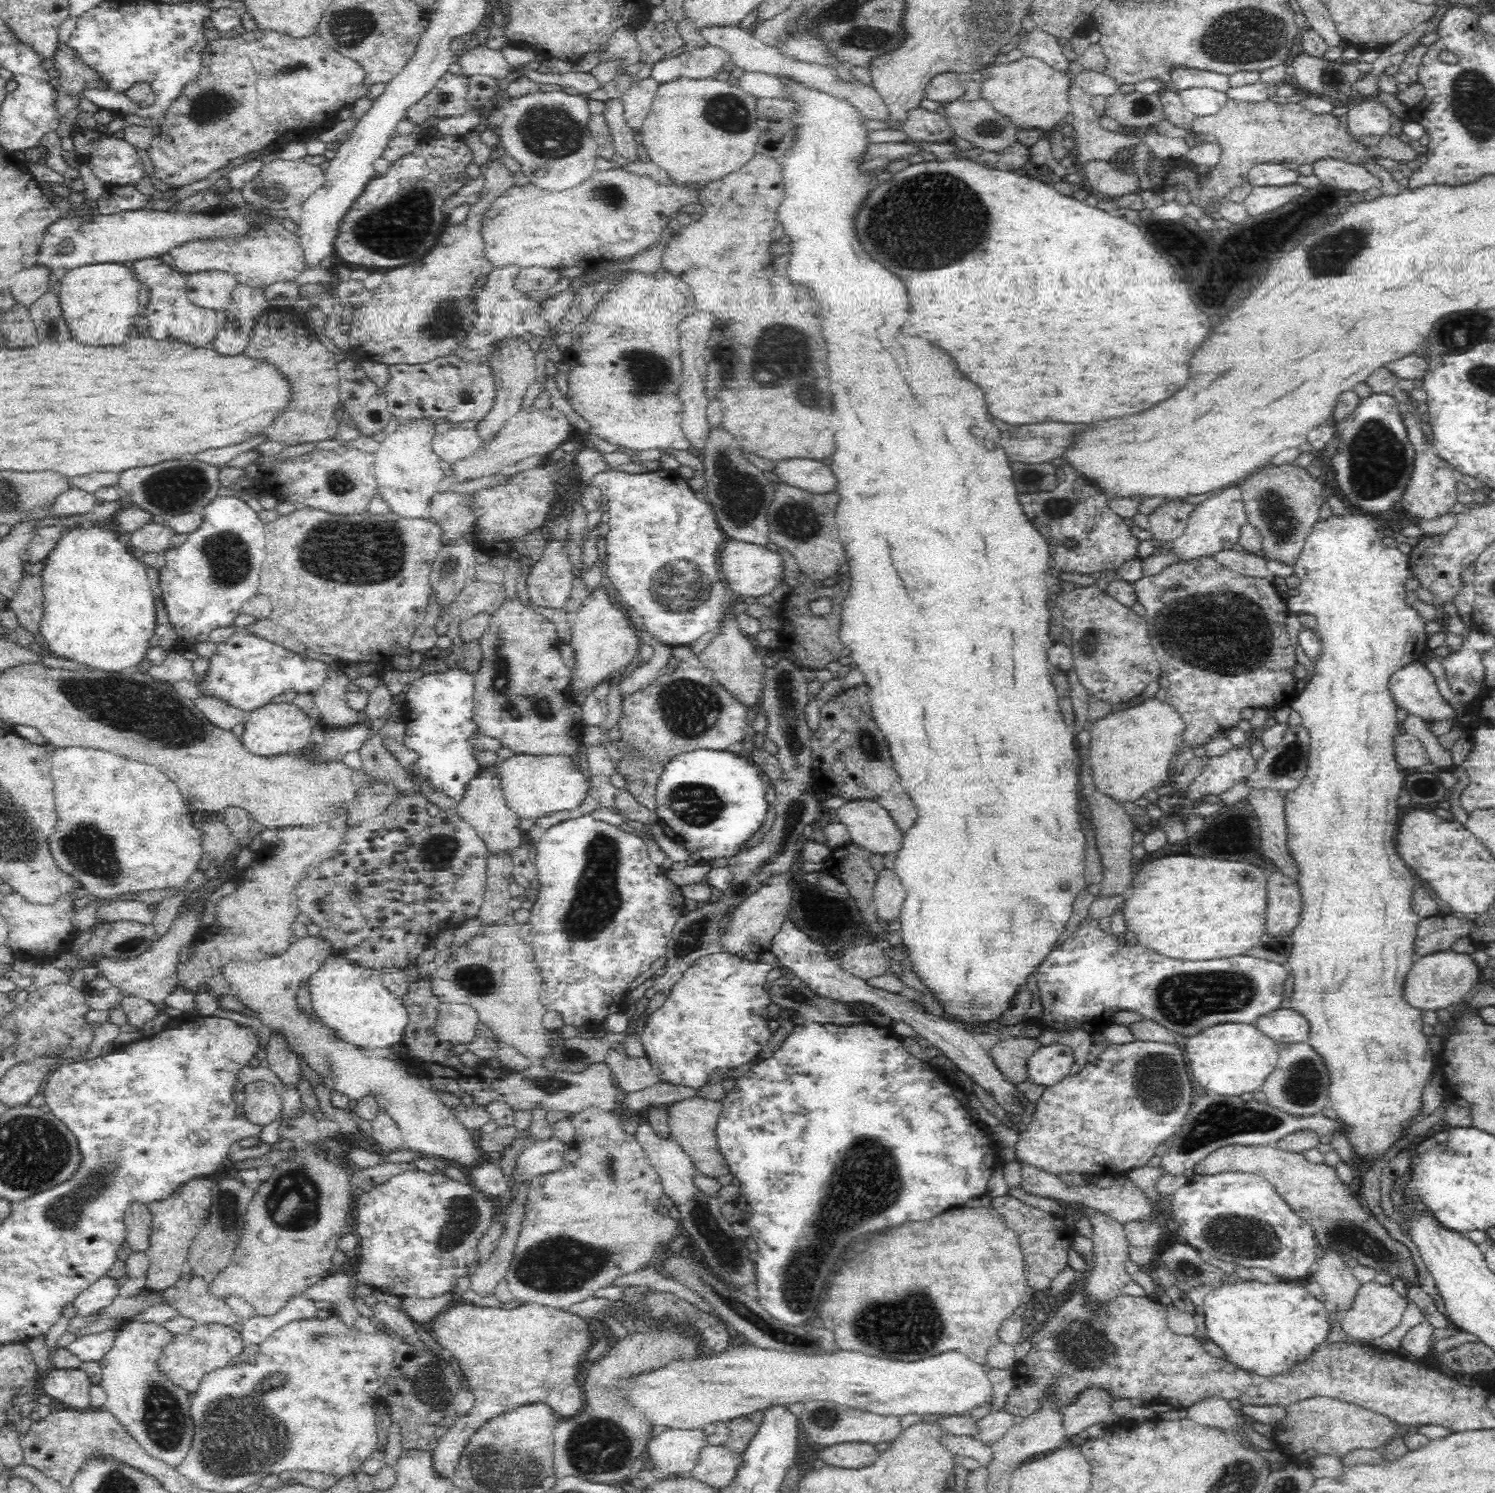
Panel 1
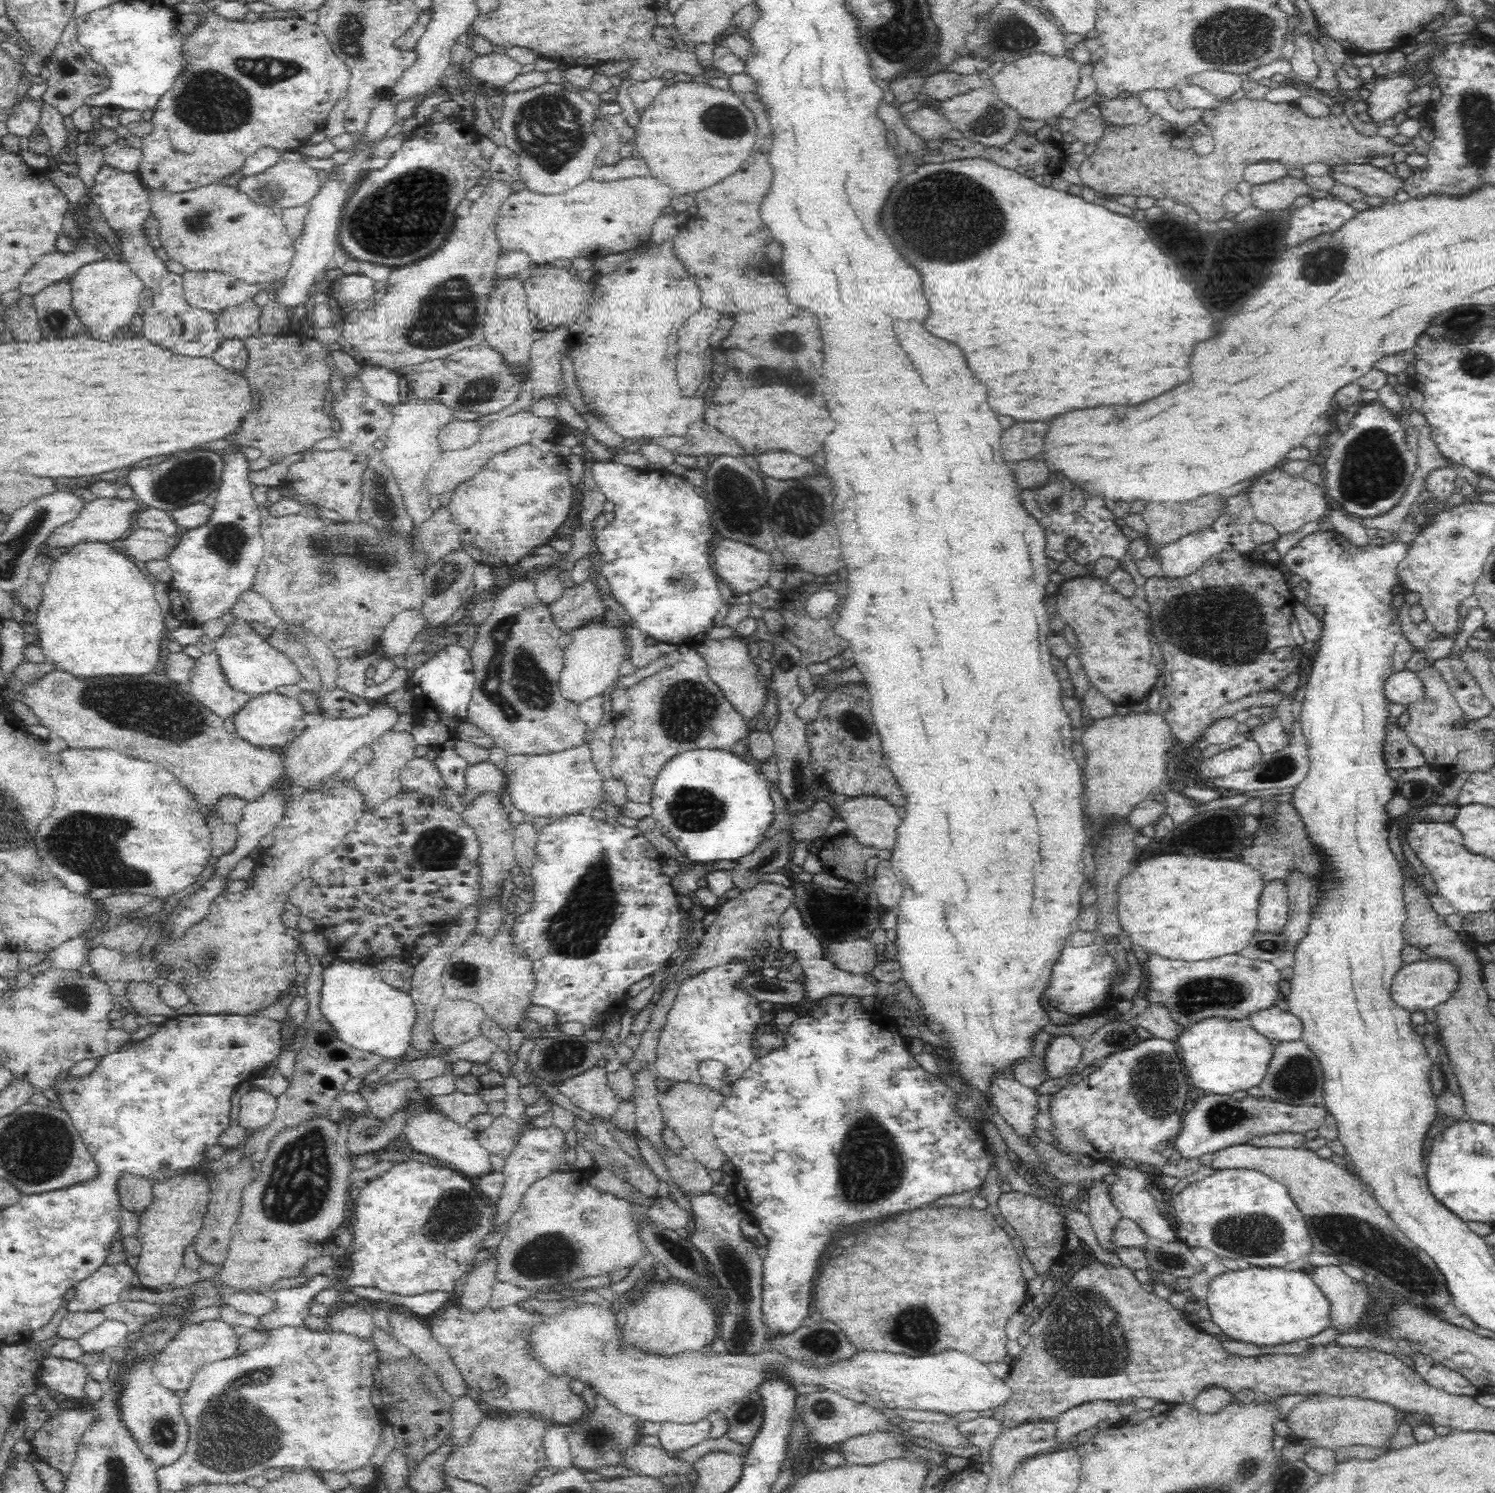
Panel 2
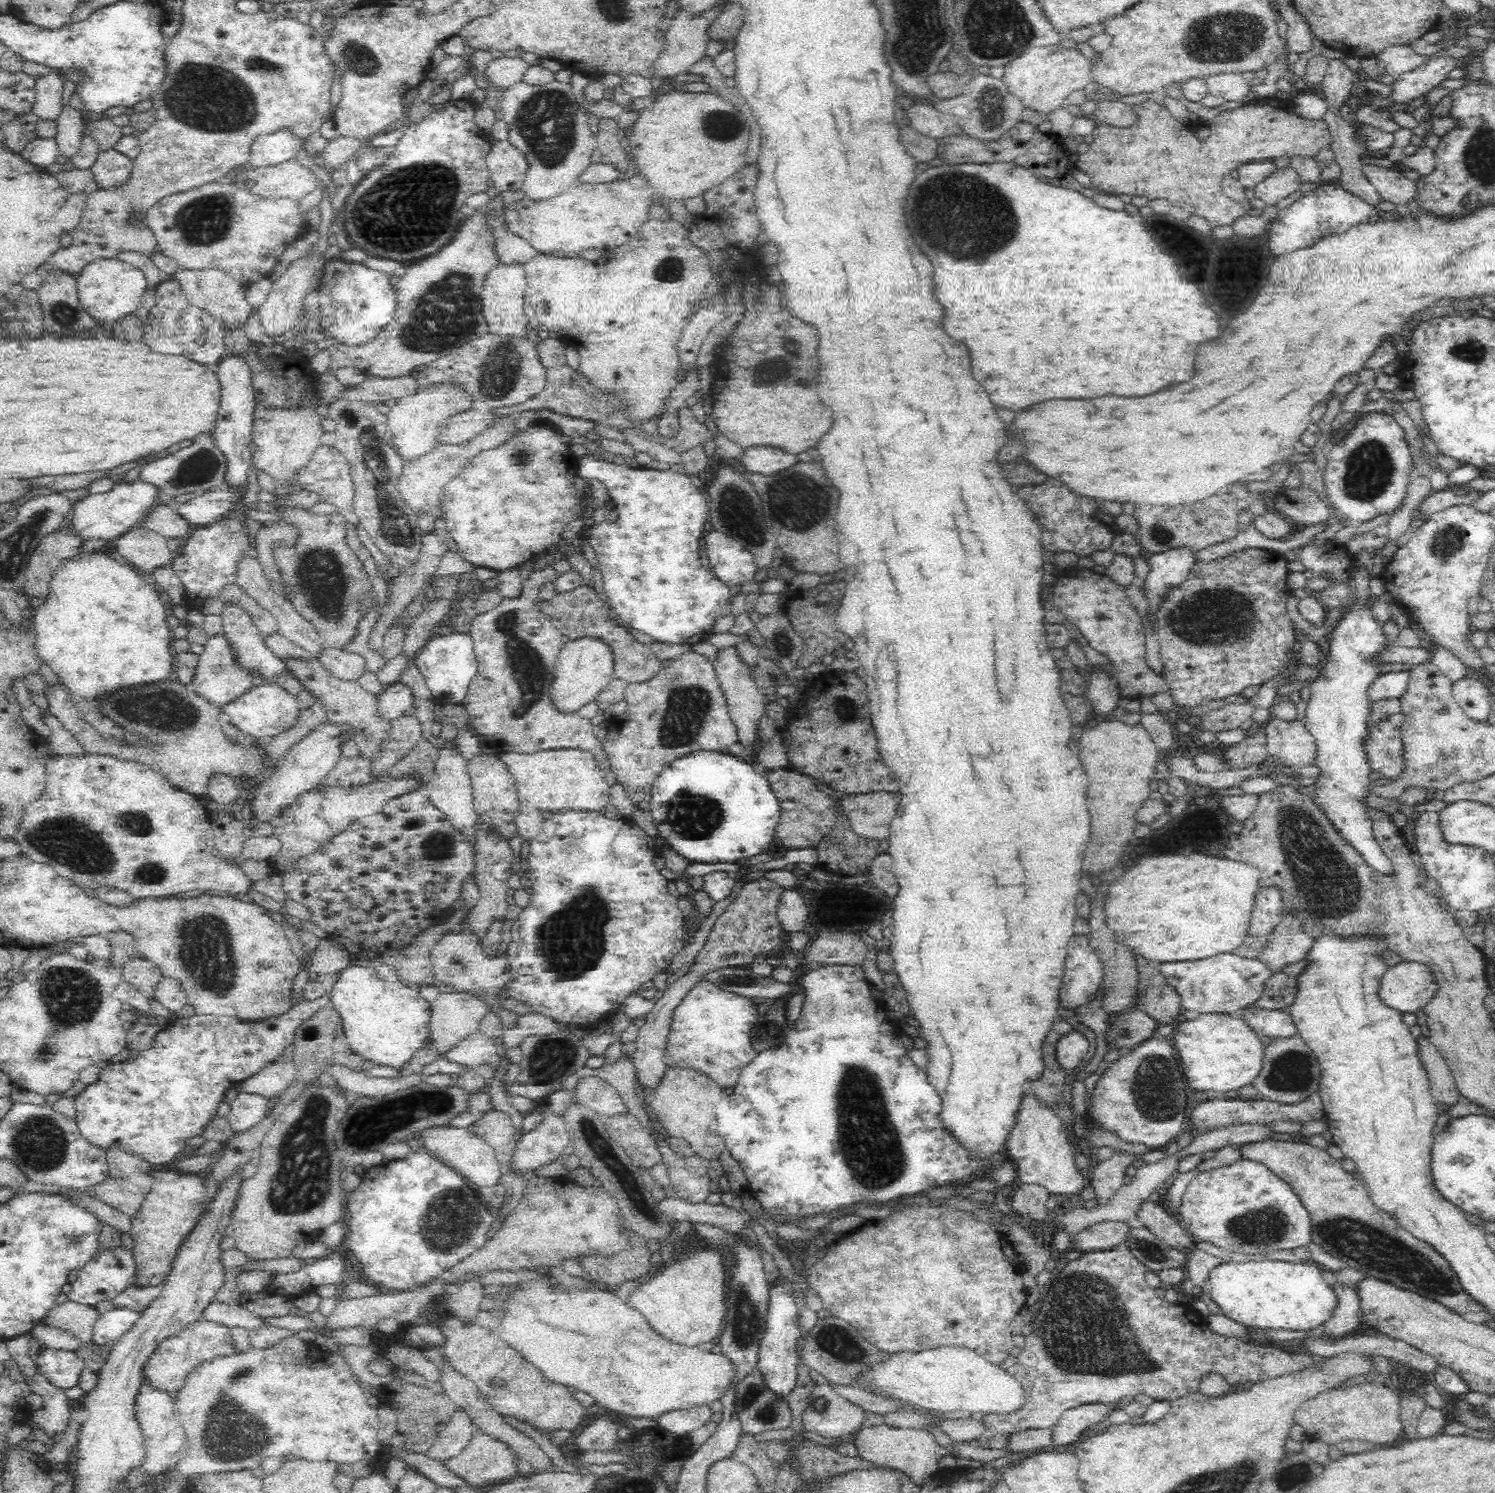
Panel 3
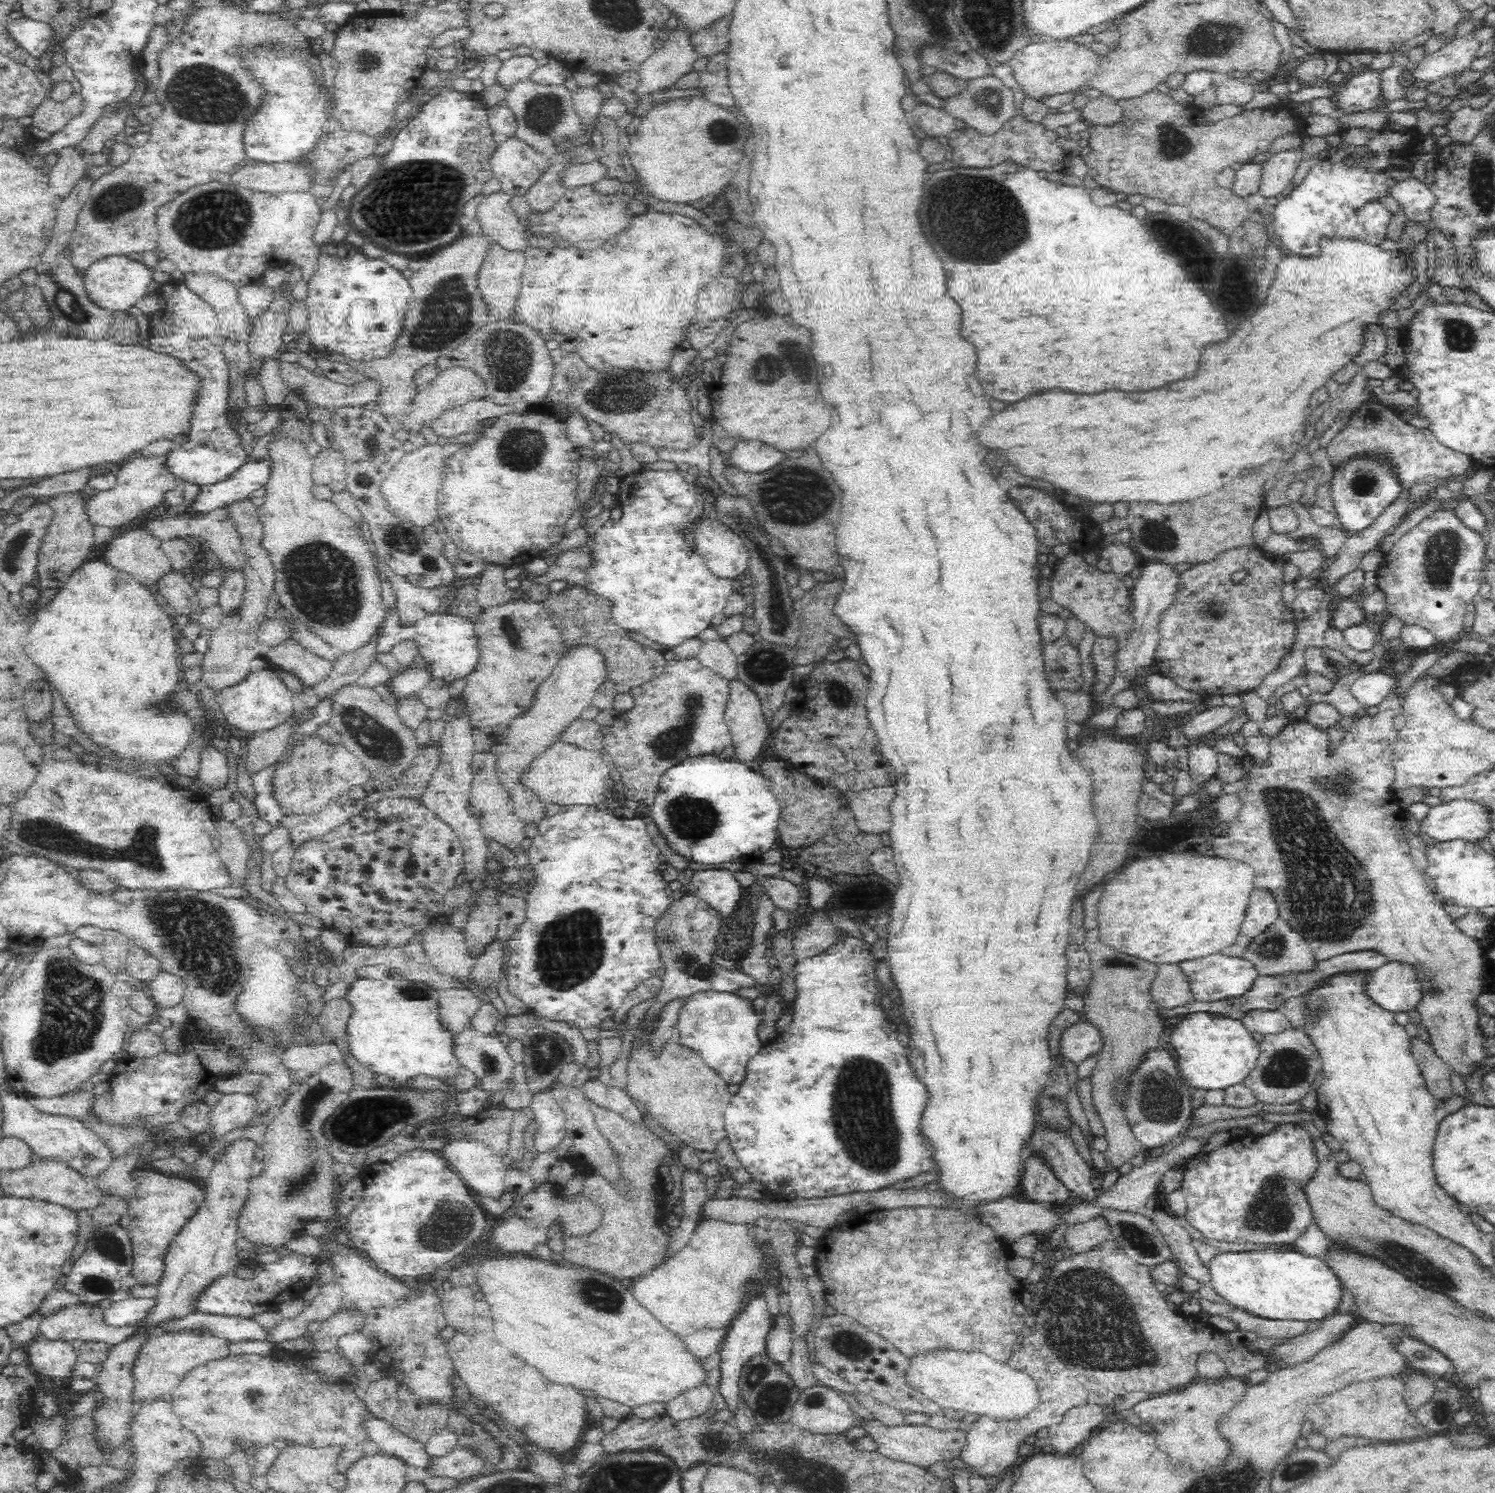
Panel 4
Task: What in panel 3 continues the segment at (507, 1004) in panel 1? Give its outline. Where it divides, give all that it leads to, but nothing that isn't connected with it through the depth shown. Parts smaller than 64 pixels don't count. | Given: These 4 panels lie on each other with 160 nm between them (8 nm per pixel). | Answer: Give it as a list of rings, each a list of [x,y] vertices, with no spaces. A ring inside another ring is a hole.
[[[467,931],[454,934],[446,933],[432,947],[430,952],[431,963],[436,979],[445,986],[452,986],[454,990],[480,994],[498,994],[510,980],[510,968],[506,956],[500,954],[496,958],[487,958],[486,950],[480,940]]]

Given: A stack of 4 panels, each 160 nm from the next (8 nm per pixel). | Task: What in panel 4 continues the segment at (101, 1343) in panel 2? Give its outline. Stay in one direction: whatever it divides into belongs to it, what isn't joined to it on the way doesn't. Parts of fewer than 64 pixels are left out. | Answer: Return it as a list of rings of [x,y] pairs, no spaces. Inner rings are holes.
[[[129,1297],[126,1300],[112,1302],[104,1311],[107,1324],[122,1329],[124,1326],[136,1326],[142,1323],[156,1307],[155,1297]]]

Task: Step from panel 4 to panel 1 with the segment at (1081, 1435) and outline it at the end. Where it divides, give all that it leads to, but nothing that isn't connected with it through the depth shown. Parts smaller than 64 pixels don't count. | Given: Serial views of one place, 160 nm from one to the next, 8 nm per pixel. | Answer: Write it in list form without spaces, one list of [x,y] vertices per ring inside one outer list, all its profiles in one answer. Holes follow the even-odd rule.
[[[1088,1390],[1078,1396],[1072,1404],[1062,1409],[1065,1438],[1076,1436],[1078,1432],[1104,1422],[1106,1424],[1122,1420],[1122,1416],[1114,1413],[1110,1405],[1114,1398],[1101,1390]]]

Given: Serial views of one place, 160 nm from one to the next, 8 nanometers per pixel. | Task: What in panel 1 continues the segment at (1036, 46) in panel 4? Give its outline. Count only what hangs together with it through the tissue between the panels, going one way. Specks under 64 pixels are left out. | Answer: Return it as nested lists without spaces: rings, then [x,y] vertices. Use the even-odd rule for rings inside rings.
[[[1024,57],[1020,60],[1006,62],[1001,59],[998,64],[989,68],[981,76],[982,86],[979,97],[988,99],[988,102],[1000,113],[1008,115],[1017,129],[1039,128],[1048,132],[1061,125],[1062,119],[1071,112],[1068,90],[1072,85],[1072,77],[1069,70],[1056,70],[1036,57]]]

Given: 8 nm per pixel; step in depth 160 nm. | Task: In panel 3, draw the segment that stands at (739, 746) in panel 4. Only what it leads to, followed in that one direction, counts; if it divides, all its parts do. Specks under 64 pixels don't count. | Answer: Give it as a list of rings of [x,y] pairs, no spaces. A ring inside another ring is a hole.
[[[733,646],[720,649],[713,670],[720,681],[722,696],[726,697],[729,715],[736,727],[738,742],[750,749],[751,744],[756,742],[759,720],[765,712],[764,697],[752,680],[748,665],[737,655]]]

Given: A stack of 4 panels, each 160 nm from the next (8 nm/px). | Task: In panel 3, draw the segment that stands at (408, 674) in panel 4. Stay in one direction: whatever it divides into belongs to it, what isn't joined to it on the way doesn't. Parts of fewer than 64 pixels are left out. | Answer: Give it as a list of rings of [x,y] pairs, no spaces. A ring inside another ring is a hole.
[[[400,681],[385,686],[376,697],[378,712],[390,720],[406,712],[412,706],[412,702],[414,702],[412,688],[402,684]]]

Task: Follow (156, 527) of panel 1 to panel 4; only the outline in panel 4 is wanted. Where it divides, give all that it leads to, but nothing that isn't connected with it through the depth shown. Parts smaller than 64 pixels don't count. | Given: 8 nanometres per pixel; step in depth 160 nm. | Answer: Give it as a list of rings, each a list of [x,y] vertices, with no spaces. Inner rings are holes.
[[[146,528],[127,531],[110,539],[102,561],[150,588],[150,584],[157,584],[162,575],[171,572],[170,559],[160,545],[161,541]]]

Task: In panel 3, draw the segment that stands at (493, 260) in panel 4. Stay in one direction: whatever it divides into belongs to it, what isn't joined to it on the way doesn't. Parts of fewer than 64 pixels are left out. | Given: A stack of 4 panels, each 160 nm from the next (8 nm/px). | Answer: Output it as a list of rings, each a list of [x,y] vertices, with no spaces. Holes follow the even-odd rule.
[[[498,263],[485,276],[481,290],[481,311],[490,333],[528,336],[527,320],[523,311],[523,296],[527,289],[524,265],[520,263]]]

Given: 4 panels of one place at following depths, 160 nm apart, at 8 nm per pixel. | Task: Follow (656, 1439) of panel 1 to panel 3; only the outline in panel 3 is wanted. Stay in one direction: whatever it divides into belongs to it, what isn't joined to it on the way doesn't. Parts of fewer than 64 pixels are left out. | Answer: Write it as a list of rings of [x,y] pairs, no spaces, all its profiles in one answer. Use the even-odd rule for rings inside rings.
[[[704,1403],[664,1412],[663,1415],[657,1416],[656,1419],[658,1425],[664,1427],[666,1431],[678,1436],[688,1436],[693,1431],[710,1422],[711,1418],[712,1409],[710,1404]]]

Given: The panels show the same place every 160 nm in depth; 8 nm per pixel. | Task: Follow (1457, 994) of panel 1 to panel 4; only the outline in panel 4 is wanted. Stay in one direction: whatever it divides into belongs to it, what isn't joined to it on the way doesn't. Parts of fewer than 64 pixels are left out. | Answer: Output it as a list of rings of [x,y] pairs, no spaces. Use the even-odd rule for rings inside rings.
[[[1395,961],[1369,972],[1363,985],[1366,996],[1390,1013],[1416,1009],[1422,996],[1414,968]]]

